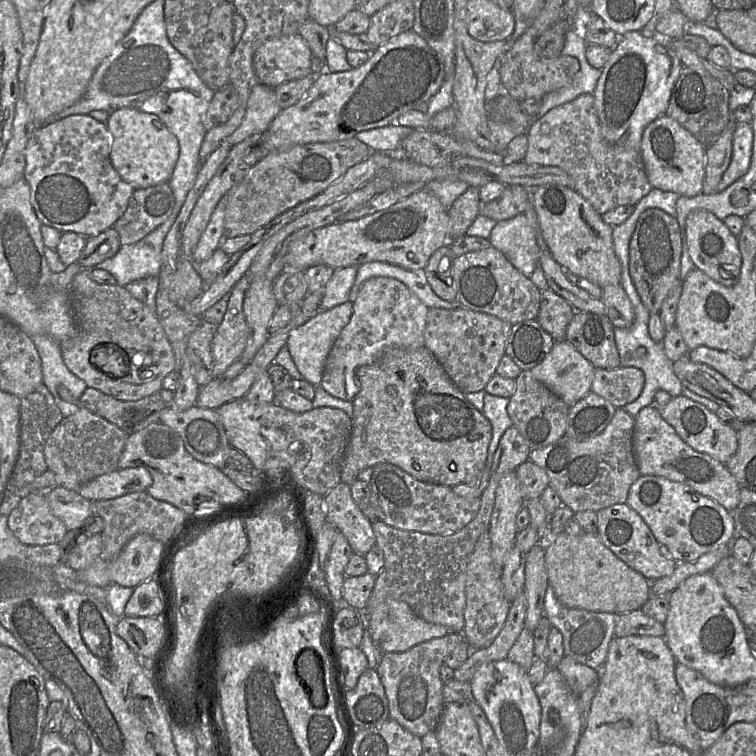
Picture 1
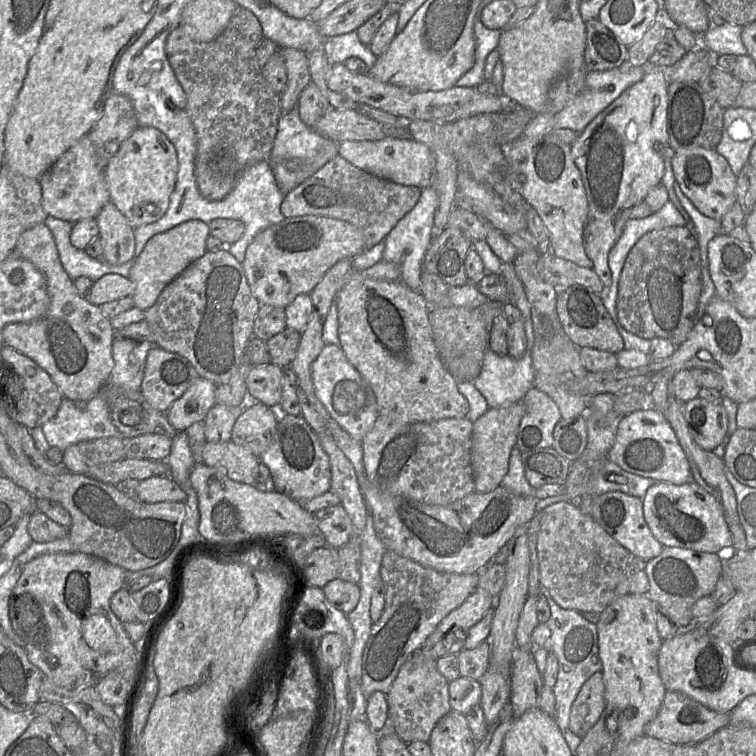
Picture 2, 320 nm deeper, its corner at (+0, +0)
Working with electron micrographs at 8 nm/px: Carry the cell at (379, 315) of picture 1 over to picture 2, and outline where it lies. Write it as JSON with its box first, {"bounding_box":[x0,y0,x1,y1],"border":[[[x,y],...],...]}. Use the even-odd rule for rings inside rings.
{"bounding_box":[311,344,379,442],"border":[[[325,344],[311,366],[311,376],[317,398],[330,416],[352,438],[361,442],[373,427],[379,414],[376,397],[370,386],[347,360],[340,345]]]}

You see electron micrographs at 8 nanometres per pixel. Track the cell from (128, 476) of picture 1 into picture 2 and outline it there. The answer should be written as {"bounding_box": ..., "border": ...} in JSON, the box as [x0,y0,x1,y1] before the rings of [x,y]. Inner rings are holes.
{"bounding_box":[135,476,186,503],"border":[[[153,476],[141,480],[135,488],[135,498],[146,503],[184,502],[186,493],[169,476]]]}

